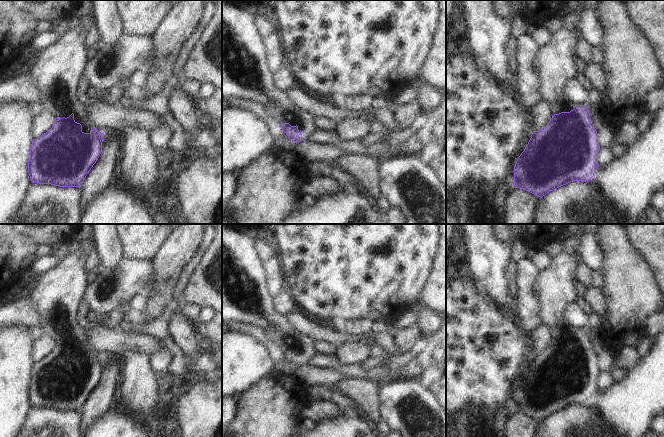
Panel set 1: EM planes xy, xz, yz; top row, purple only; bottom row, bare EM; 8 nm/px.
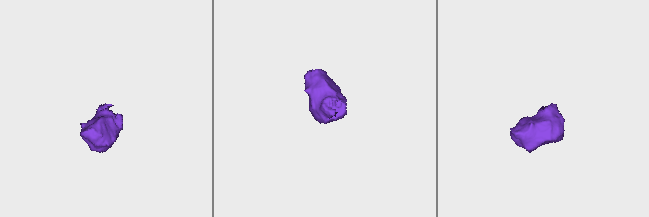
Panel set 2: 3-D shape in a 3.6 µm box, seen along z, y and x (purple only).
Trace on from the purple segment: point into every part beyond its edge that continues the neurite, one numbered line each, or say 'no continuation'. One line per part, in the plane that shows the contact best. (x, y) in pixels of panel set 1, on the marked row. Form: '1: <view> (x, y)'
1: xy (57, 69)

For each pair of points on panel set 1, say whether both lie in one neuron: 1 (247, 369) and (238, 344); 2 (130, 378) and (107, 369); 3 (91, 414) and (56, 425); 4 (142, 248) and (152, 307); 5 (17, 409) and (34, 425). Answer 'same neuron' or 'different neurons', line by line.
1: same neuron
2: different neurons
3: different neurons
4: different neurons
5: different neurons

